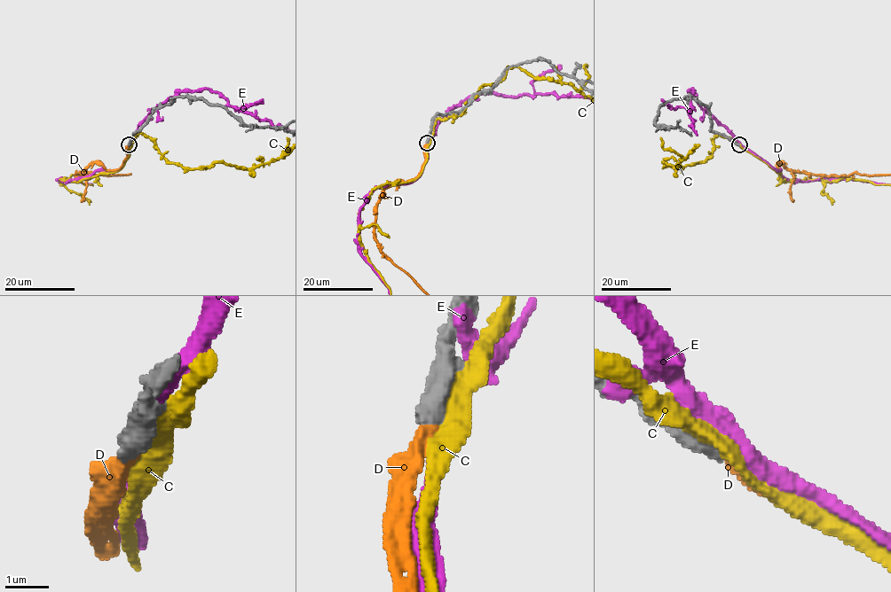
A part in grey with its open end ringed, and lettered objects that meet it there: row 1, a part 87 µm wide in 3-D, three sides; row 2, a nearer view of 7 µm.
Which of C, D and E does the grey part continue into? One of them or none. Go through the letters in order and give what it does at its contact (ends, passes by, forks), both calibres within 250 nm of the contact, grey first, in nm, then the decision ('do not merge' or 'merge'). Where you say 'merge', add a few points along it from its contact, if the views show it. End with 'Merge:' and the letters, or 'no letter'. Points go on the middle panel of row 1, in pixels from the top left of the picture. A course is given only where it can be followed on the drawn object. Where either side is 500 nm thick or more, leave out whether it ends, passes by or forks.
C: 700 nm thick on the grey side, 420 nm on the other; do not merge
D: it ends there; 480 nm thick on the grey side, 360 nm on the other; merge
E: 650 nm thick on the grey side, 460 nm on the other; do not merge
Merge: D

